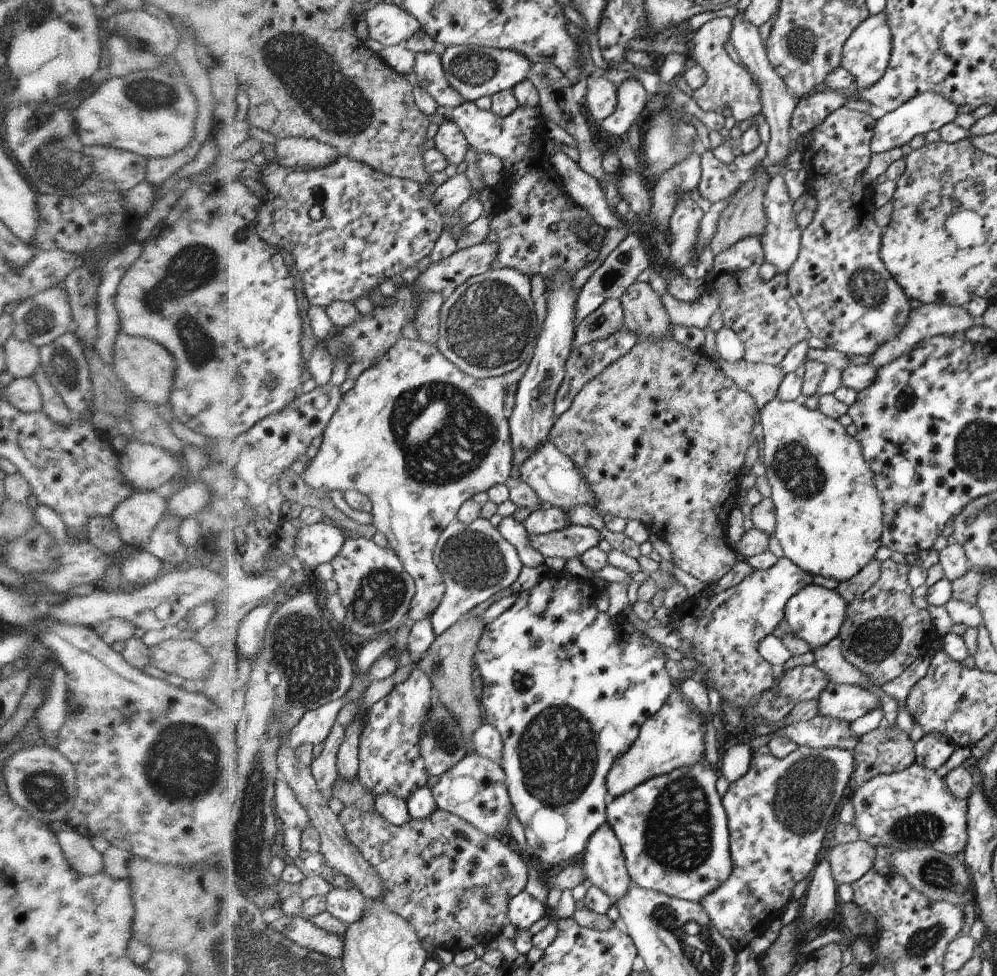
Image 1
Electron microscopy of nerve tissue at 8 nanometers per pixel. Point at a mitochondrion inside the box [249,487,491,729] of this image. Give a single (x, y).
(380, 593)

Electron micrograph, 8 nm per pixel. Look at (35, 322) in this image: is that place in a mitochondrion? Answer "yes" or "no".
yes

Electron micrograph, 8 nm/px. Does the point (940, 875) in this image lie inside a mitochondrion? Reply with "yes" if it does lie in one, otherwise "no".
yes

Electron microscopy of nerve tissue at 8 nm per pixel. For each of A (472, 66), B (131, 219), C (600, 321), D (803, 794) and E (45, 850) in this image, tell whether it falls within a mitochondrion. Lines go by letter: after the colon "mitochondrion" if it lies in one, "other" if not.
A: mitochondrion
B: other
C: mitochondrion
D: mitochondrion
E: other

